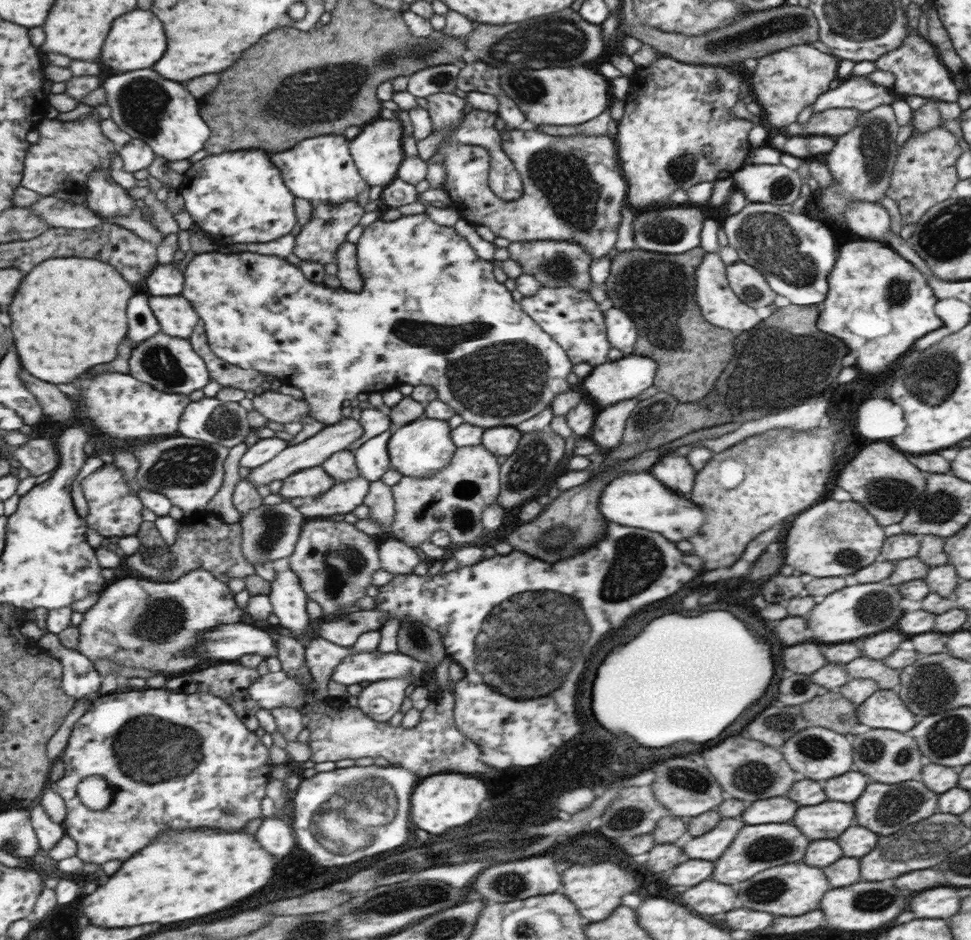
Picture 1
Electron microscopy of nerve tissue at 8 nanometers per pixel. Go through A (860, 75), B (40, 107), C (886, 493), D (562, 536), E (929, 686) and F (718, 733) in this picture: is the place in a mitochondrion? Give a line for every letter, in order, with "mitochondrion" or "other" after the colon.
A: other
B: other
C: mitochondrion
D: mitochondrion
E: mitochondrion
F: other

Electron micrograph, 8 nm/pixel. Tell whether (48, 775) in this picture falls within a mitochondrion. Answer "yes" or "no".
no

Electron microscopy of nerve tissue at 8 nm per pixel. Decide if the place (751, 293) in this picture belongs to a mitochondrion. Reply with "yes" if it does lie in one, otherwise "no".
yes

